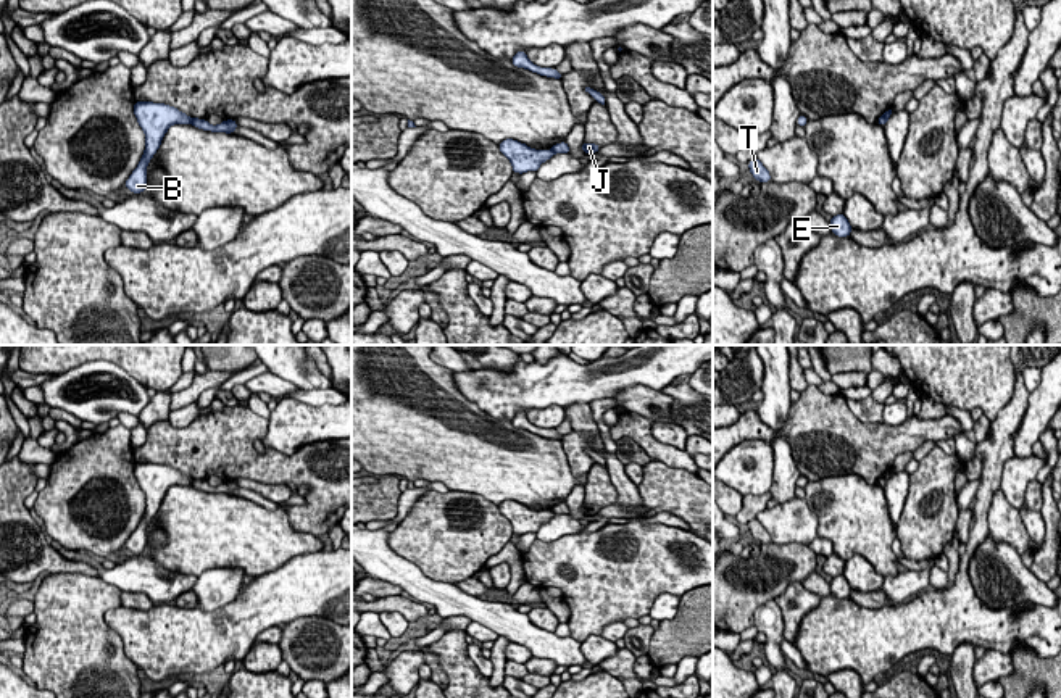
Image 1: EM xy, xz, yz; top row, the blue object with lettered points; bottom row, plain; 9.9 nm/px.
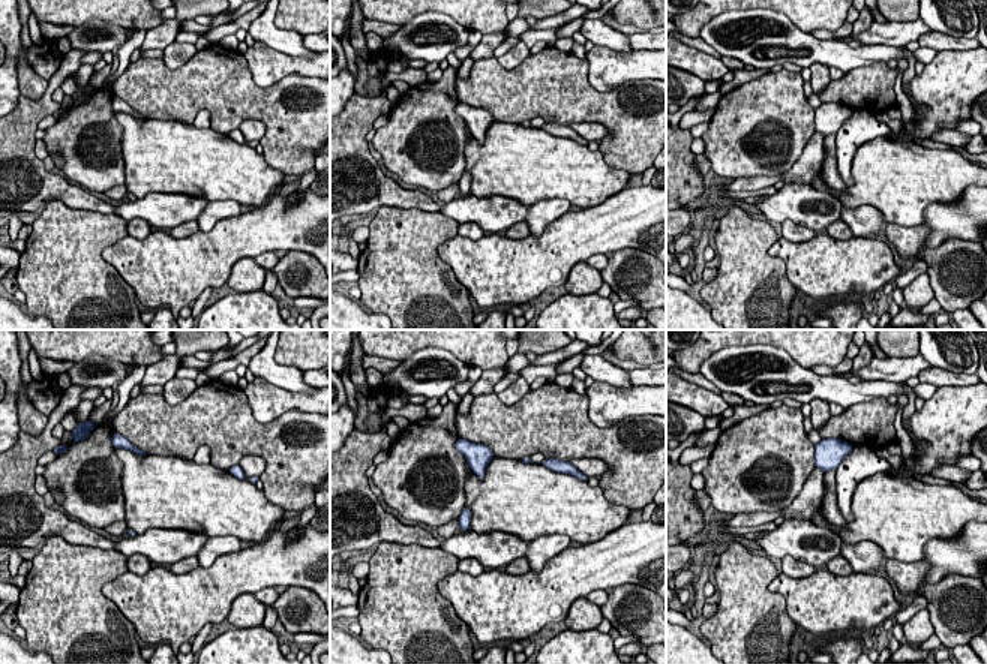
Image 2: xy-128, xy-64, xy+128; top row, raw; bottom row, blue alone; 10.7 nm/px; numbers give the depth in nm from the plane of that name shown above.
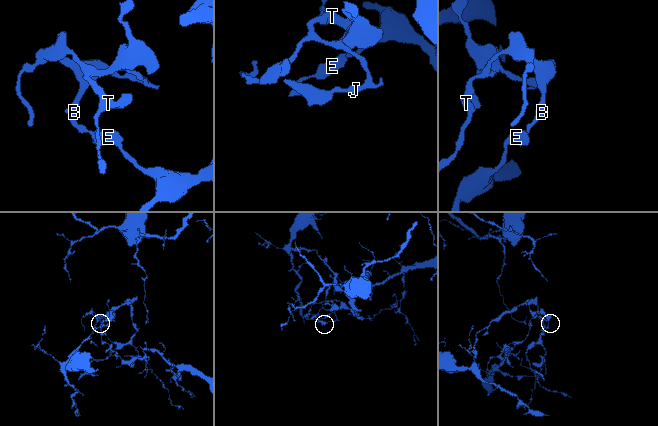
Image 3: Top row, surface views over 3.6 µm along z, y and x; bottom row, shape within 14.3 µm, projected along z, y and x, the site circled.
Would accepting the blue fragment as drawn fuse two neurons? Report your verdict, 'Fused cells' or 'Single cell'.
Fused cells

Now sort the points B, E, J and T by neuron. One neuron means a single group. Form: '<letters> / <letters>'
B E / J T

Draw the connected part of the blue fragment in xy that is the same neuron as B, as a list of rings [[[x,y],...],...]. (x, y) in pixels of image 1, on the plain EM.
[[[135,463],[134,476],[145,493],[145,513],[124,548],[132,555],[142,555],[147,548],[147,526],[160,509],[166,492],[173,485],[192,485],[193,479],[174,467],[153,463]]]

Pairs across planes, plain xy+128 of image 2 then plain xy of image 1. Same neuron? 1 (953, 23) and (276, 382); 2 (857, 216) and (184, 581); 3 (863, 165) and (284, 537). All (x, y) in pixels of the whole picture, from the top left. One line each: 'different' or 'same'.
1: different
2: different
3: same

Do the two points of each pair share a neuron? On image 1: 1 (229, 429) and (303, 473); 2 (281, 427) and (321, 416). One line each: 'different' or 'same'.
1: same
2: same

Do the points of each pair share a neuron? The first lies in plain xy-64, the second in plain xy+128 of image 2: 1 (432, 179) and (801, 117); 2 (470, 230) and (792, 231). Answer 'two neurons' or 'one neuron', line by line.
1: one neuron
2: one neuron

